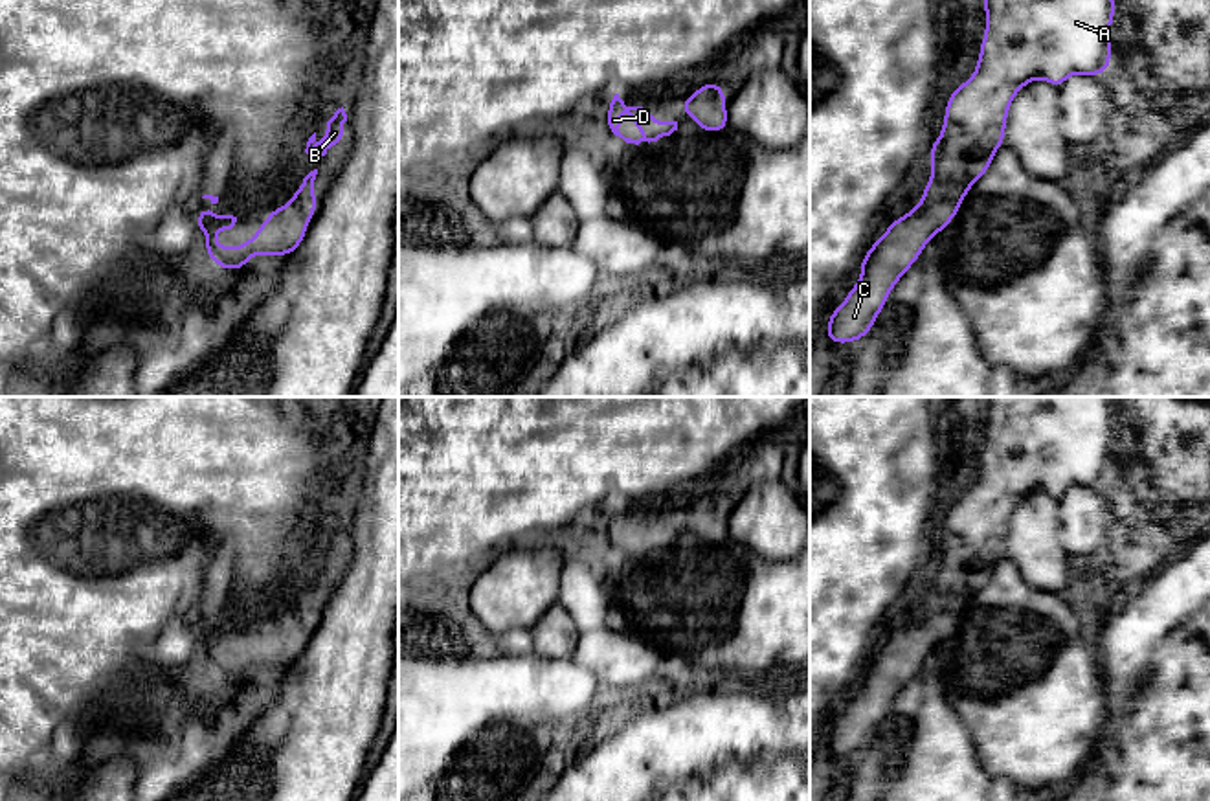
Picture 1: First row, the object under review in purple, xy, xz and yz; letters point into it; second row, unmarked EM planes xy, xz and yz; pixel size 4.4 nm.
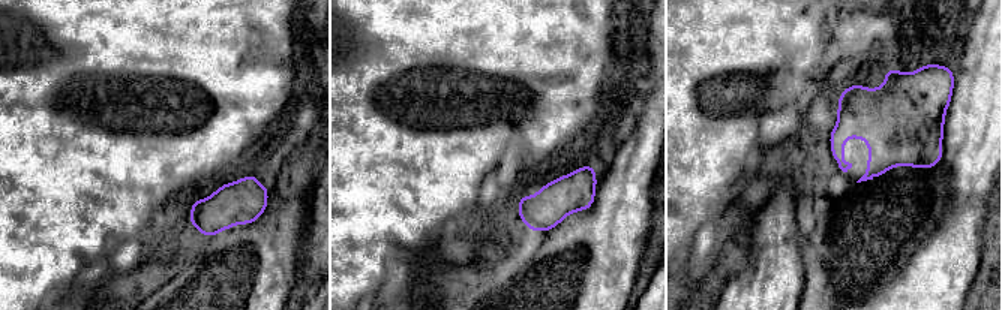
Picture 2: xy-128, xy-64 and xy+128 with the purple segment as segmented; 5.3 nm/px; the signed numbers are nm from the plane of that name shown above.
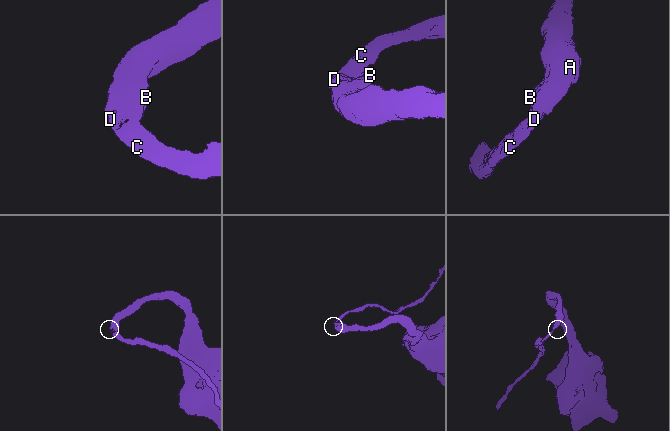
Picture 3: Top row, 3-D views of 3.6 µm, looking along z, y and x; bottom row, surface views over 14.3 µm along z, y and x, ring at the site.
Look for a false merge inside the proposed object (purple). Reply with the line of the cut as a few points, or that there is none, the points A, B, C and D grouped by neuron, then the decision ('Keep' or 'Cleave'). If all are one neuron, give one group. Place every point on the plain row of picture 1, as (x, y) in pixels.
No split. Groups: A B C D. Keep

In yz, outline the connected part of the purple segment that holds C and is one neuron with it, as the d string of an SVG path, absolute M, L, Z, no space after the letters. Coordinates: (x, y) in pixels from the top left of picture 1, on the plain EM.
M982 397L986 443L975 485L951 503L942 546L931 555L931 592L916 619L870 656L859 674L861 691L845 713L830 724L824 750L832 755L863 751L887 716L902 687L922 667L925 656L955 630L971 597L992 579L993 566L1004 557L1010 514L1034 491L1059 500L1070 487L1107 485L1111 478L1111 435L1115 404L1107 397Z

